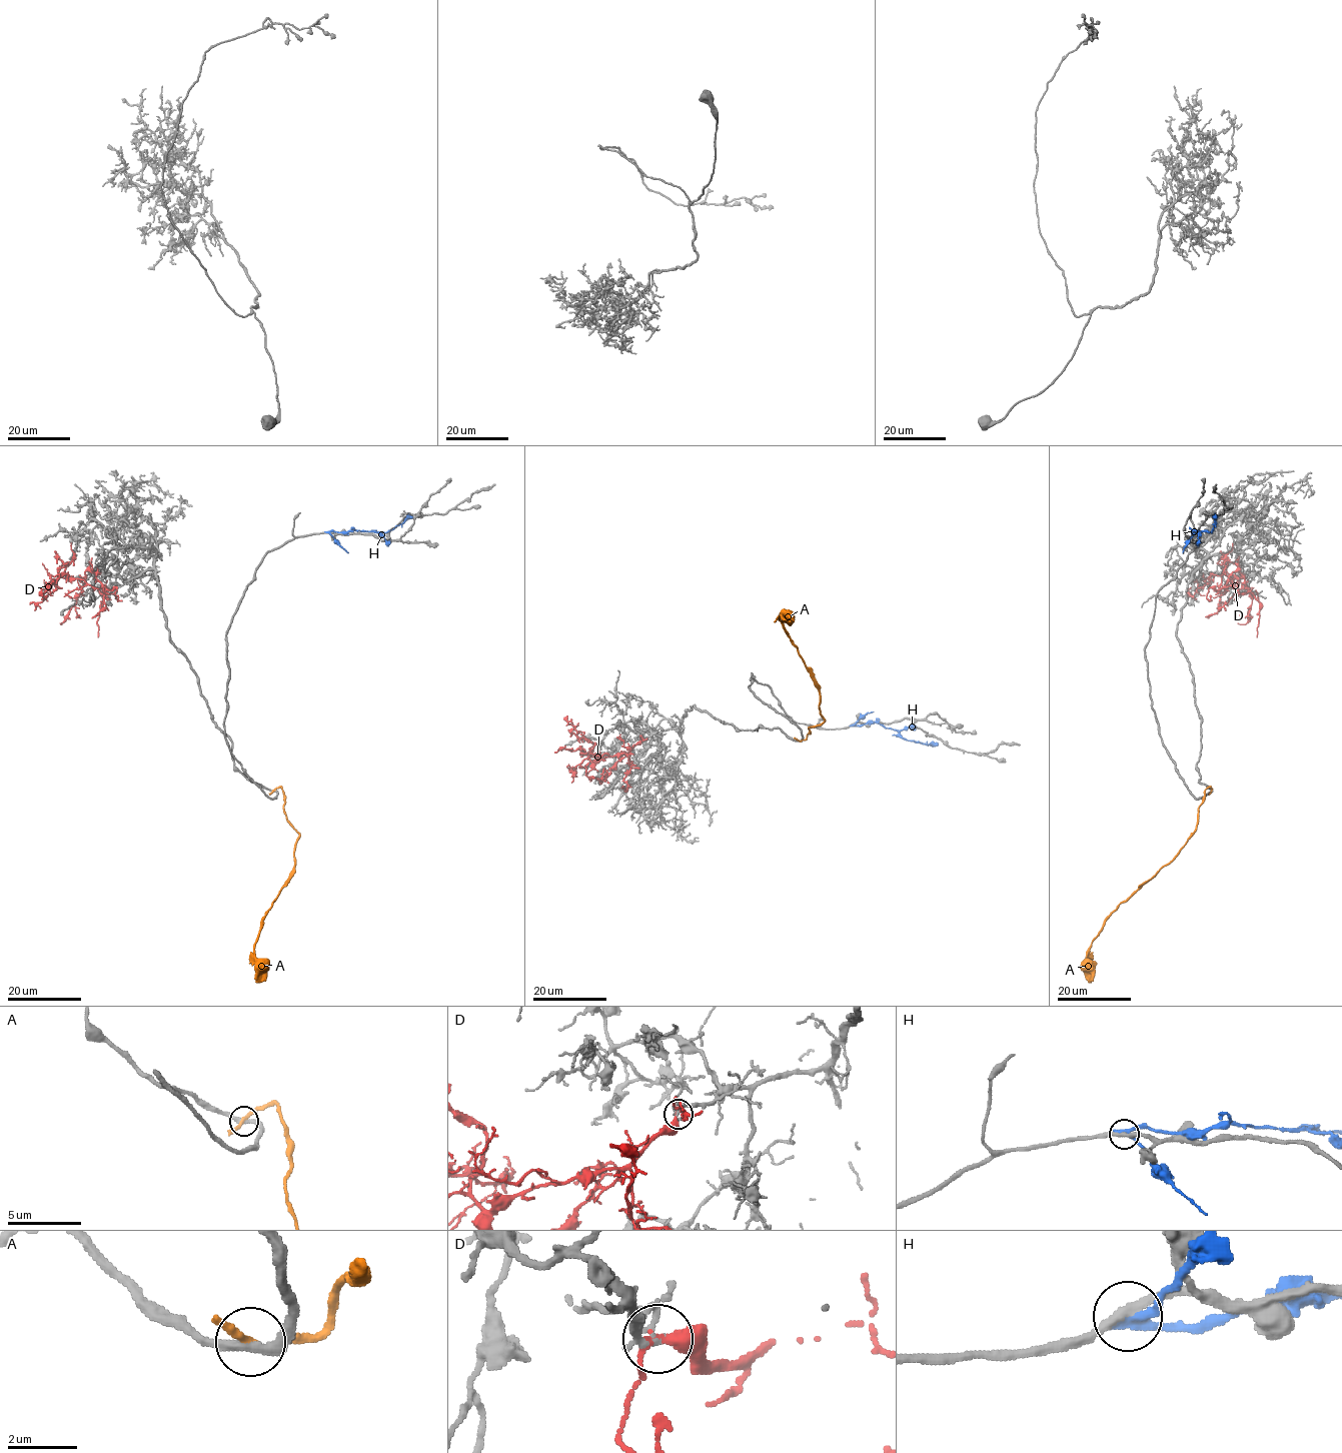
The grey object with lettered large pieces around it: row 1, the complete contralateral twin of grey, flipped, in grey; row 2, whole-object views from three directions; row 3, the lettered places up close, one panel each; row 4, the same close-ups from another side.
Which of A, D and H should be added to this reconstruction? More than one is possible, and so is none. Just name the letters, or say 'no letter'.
D

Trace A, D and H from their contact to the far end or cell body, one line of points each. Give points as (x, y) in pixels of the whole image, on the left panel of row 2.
A: (273, 791), (283, 791), (283, 812), (299, 836), (294, 873), (262, 921), (255, 943), (255, 965), (265, 980)
D: (116, 587), (93, 588), (64, 572), (68, 575), (47, 586), (42, 595), (40, 587)
H: (327, 532), (388, 532), (413, 516)

